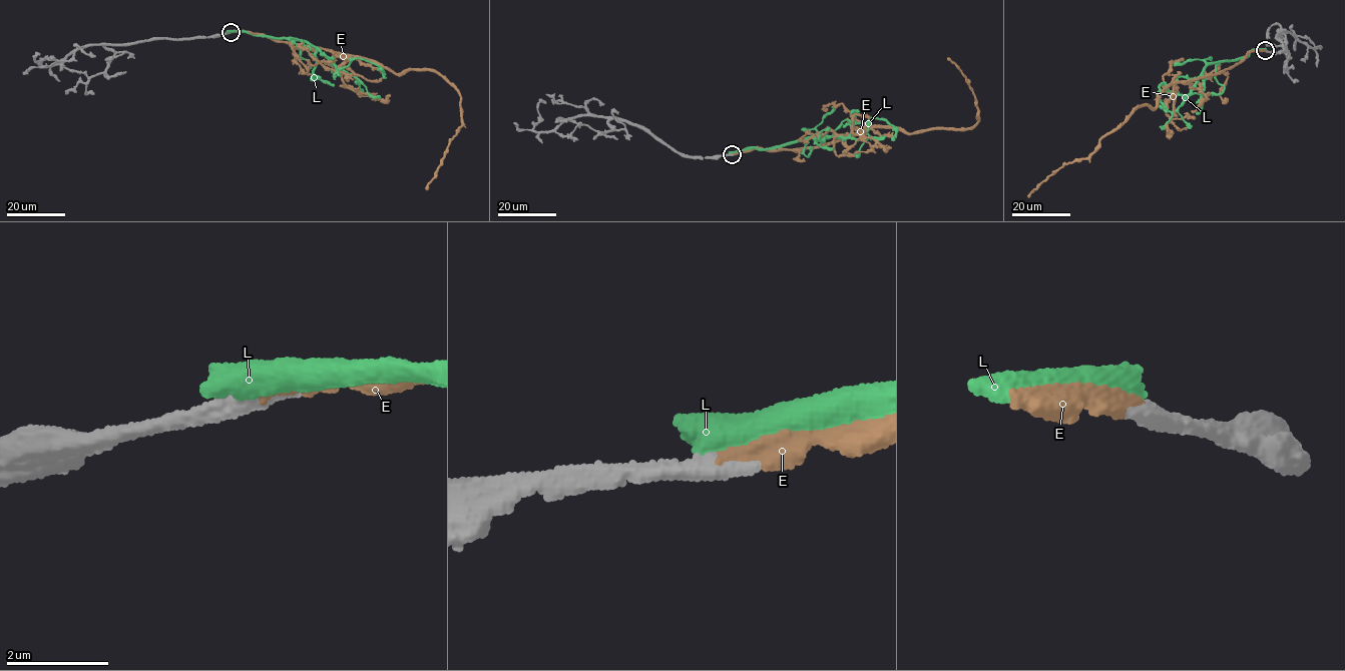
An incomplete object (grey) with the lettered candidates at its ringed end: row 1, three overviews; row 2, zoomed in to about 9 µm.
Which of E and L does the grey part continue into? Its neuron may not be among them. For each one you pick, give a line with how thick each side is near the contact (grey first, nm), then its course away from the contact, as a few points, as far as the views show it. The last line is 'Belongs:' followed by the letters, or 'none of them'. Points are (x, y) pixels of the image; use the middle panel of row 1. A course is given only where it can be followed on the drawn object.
E: Thickness 400 nm (grey) against 360 nm. Its course: (732, 154), (826, 146), (876, 127), (916, 133), (971, 128), (978, 119), (976, 100), (965, 76), (948, 58)
Belongs: E

